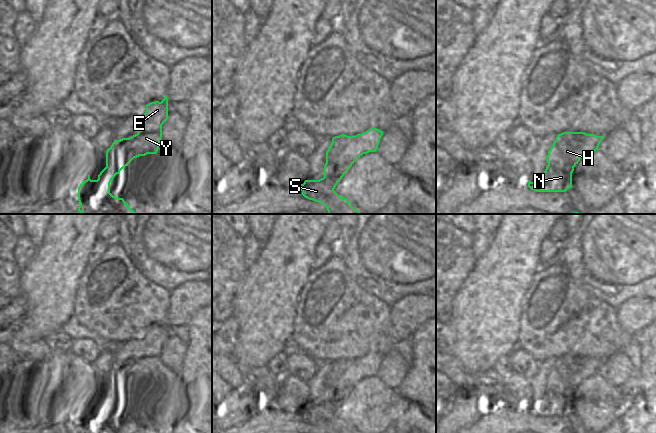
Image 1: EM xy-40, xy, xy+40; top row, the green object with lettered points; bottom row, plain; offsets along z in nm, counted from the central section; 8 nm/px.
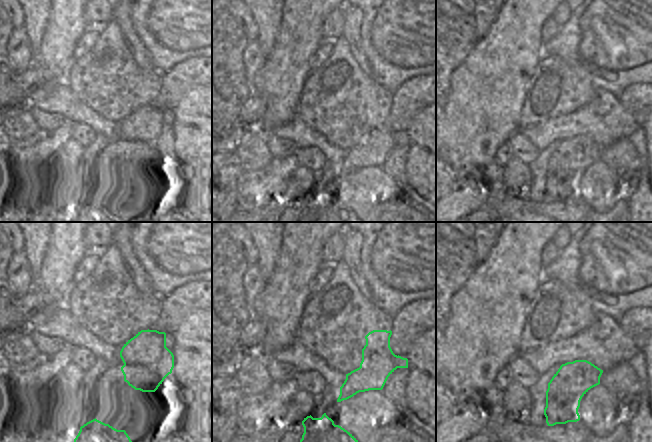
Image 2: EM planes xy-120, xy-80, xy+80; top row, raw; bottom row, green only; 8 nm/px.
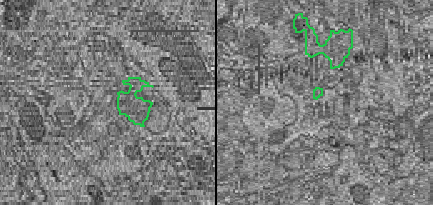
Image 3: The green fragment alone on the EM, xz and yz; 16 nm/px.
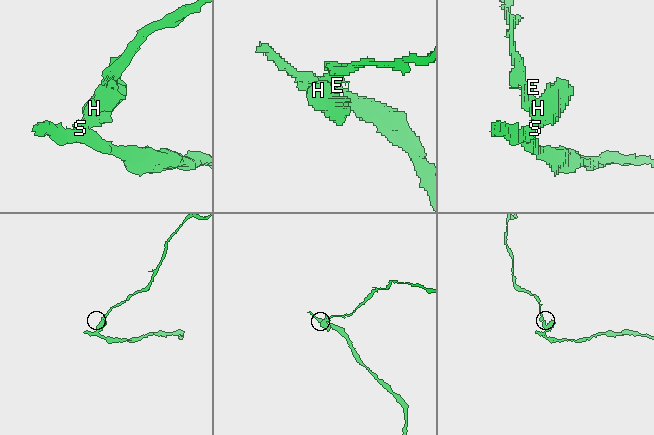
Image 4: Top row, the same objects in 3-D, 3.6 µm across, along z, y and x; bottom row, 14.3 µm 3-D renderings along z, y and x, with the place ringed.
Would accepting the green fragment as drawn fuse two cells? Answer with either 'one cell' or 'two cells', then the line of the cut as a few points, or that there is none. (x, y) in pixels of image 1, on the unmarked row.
two cells; cut in xy-40 along (120, 363), (127, 363), (129, 365), (133, 382)

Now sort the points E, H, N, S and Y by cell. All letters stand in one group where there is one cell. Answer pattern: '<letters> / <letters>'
E Y / H N S

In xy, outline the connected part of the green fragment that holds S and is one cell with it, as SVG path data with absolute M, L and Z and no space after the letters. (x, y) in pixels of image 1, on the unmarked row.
M341 358L333 361L326 375L324 401L319 404L305 404L300 409L302 419L323 428L326 433L354 433L348 423L339 420L334 413L363 378L364 371L358 369L354 360Z

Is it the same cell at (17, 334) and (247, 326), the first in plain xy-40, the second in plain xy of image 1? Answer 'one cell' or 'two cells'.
two cells

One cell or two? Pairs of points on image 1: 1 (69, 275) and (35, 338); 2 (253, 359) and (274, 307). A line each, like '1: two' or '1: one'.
1: one
2: one

